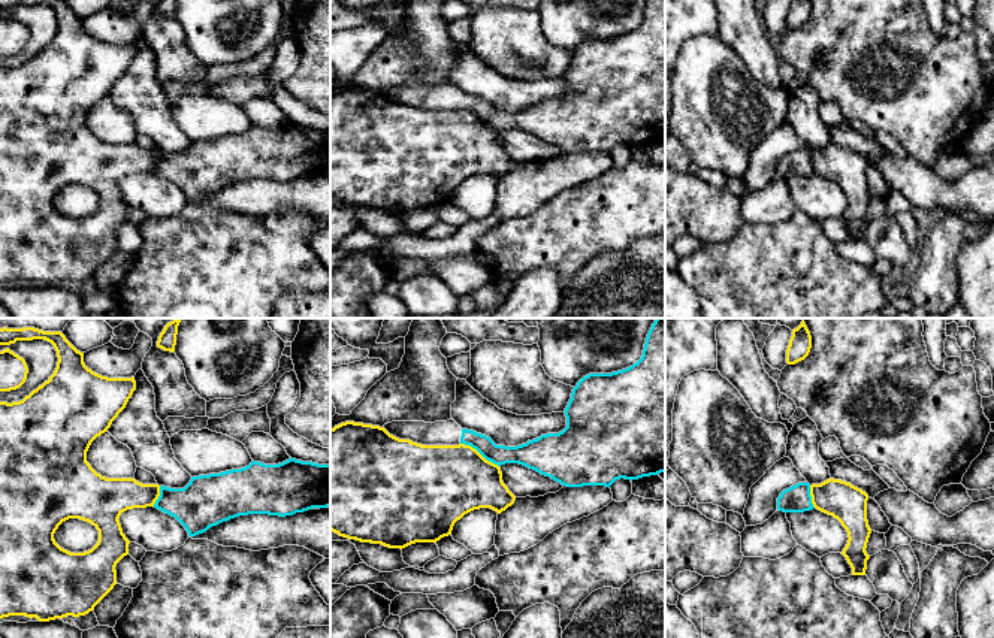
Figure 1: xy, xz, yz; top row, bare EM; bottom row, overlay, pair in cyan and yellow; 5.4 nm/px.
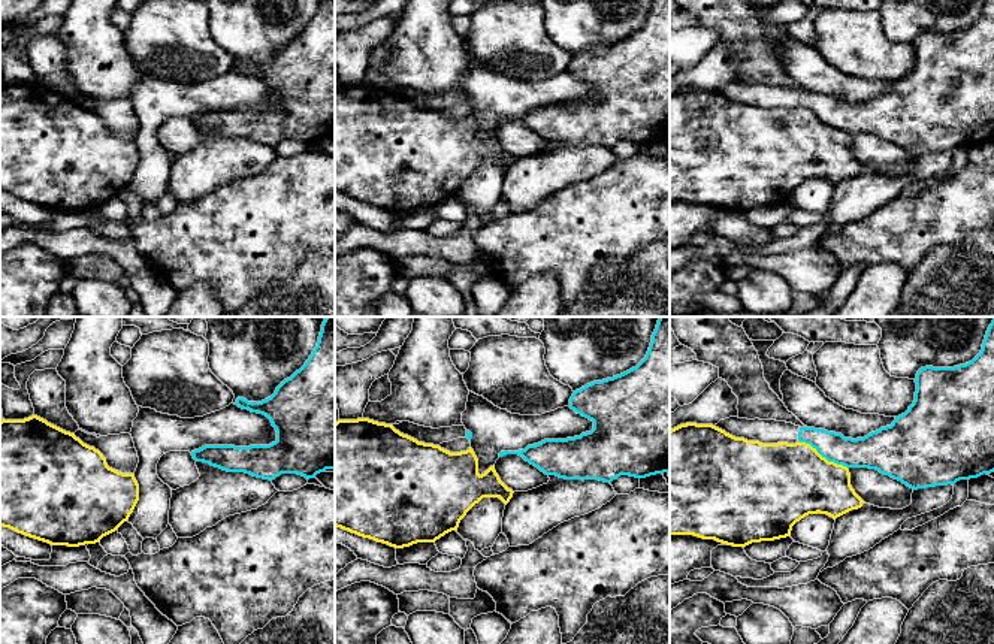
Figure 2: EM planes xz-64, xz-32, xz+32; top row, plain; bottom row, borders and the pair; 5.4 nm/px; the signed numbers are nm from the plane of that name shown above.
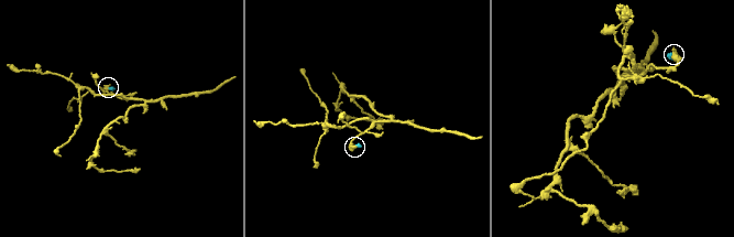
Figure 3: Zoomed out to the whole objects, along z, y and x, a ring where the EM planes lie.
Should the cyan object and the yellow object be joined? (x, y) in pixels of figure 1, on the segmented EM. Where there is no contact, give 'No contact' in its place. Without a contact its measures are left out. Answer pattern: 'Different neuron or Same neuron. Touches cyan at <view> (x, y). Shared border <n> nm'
Different neuron. Touches cyan at xz (480, 453). Shared border 240 nm

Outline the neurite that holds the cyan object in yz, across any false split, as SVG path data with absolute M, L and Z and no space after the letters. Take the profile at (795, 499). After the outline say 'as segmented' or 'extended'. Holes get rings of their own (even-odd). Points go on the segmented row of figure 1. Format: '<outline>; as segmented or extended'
M798 483L777 498L777 510L783 512L804 512L813 508L809 483Z; as segmented

